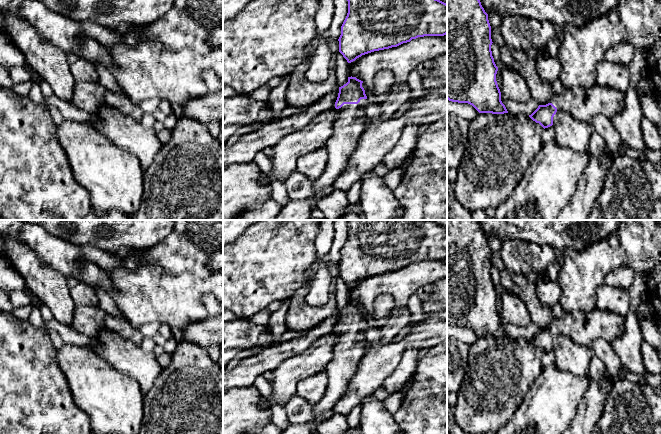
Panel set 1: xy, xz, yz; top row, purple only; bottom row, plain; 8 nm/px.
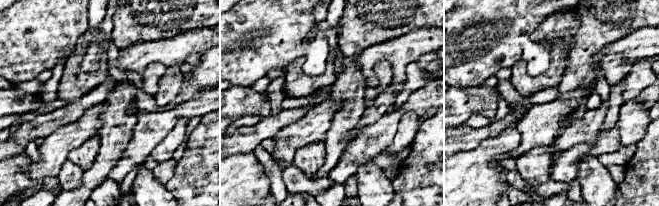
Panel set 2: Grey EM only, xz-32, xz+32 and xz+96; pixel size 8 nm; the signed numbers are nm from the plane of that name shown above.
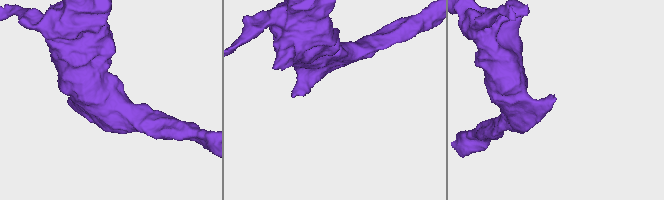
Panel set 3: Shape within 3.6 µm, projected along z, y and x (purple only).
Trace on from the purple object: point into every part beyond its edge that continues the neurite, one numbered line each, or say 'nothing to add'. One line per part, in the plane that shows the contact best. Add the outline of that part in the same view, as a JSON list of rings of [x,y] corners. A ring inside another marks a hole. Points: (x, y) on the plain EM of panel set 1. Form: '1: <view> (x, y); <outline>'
1: xz (350, 348); [[[361,323],[358,328],[344,328],[337,333],[338,340],[332,350],[333,357],[326,368],[328,379],[325,394],[319,402],[312,405],[315,417],[333,410],[346,392],[351,378],[356,374],[368,347],[365,326],[366,323]]]

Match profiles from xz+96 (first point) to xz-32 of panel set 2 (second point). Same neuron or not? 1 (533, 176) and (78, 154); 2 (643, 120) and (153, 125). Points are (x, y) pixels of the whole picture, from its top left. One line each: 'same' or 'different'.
1: same
2: different

